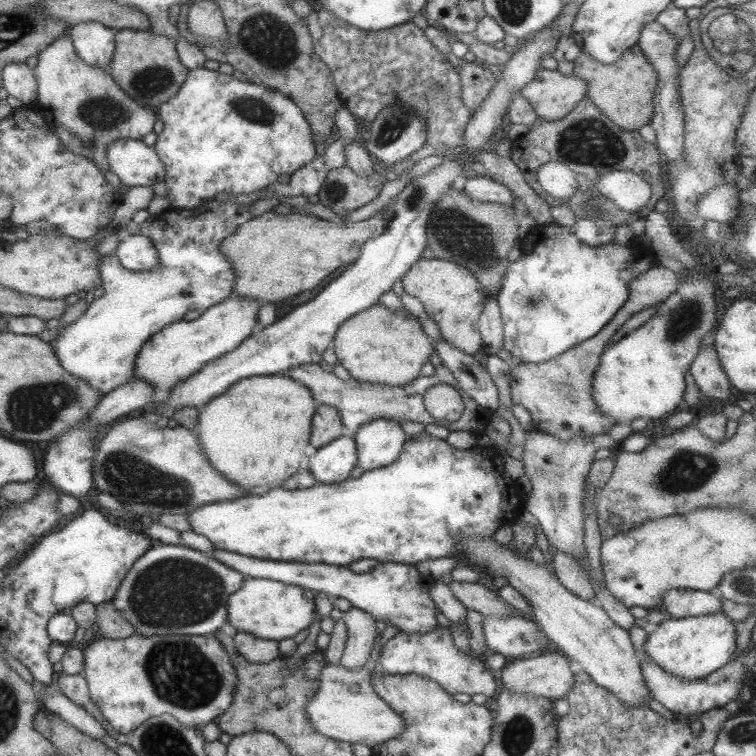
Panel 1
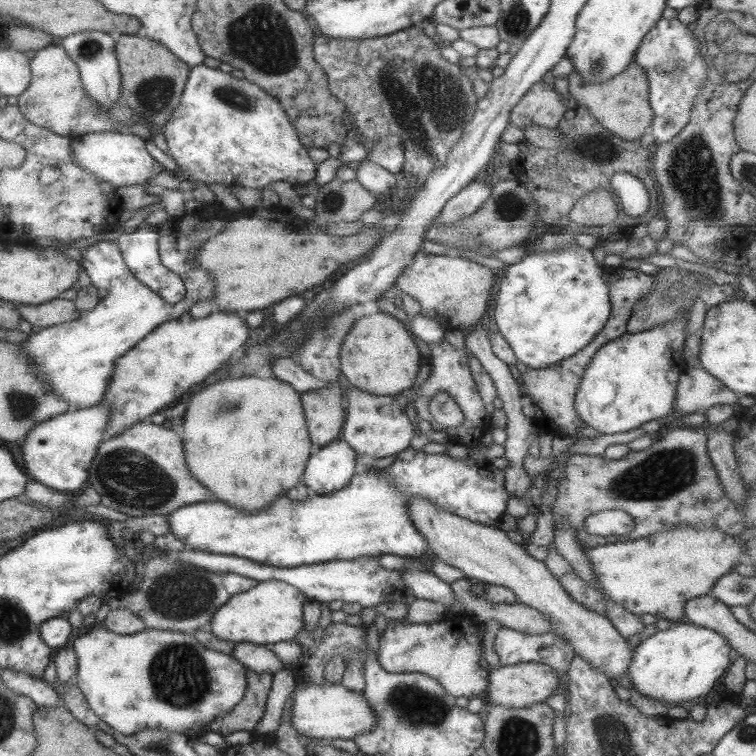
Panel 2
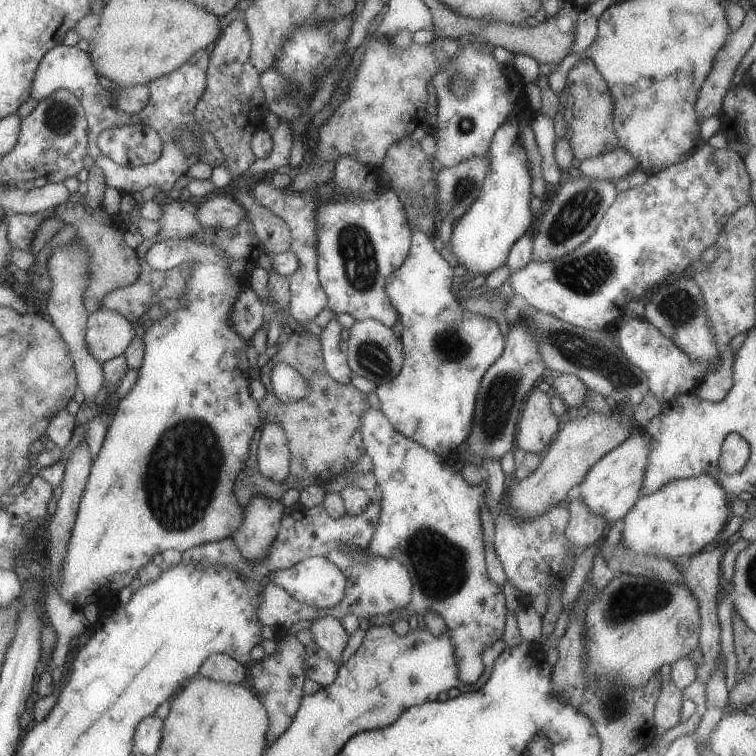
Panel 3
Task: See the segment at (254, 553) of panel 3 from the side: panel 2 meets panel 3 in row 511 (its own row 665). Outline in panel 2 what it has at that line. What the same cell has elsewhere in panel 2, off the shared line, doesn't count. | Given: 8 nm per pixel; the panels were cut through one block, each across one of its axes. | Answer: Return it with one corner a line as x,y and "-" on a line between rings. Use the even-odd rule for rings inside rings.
250,642
236,643
232,656
246,669
257,673
275,673
285,668
285,662
265,645
254,645

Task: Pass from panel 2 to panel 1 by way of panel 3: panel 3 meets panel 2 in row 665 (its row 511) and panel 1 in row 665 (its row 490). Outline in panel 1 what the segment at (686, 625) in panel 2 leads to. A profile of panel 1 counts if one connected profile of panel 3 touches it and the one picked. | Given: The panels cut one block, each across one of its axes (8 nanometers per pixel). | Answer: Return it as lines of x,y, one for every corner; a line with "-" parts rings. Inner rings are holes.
723,611
688,618
666,617
662,623
651,628
643,650
662,670
683,680
706,678
735,656
735,623

